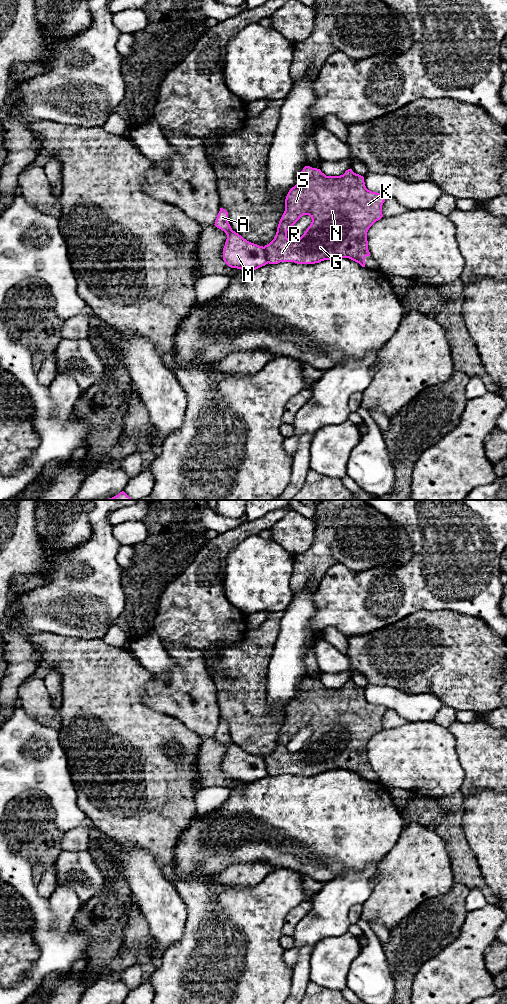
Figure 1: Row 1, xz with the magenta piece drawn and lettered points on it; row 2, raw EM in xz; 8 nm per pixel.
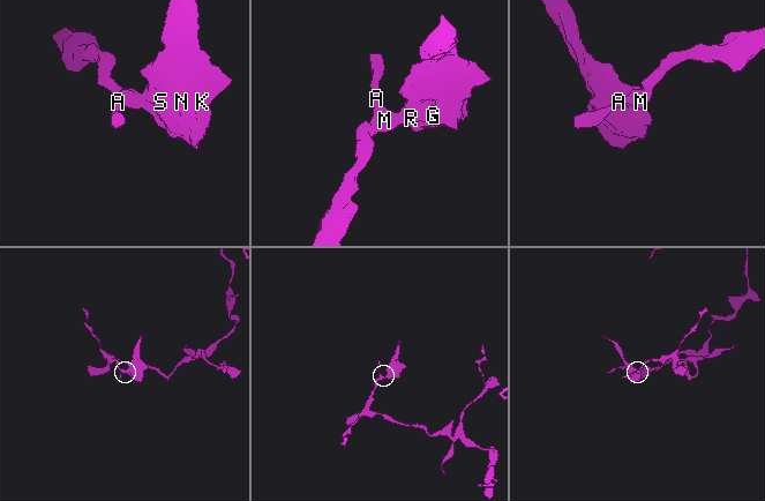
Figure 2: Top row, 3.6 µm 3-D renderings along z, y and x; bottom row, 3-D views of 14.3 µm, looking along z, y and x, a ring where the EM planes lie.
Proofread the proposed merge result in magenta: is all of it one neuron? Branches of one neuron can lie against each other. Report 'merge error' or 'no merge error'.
merge error

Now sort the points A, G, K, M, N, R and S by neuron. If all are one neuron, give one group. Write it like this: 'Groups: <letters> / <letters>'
Groups: A M / G K N R S

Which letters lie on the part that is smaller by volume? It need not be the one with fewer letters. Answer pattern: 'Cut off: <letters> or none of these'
Cut off: G, K, N, R, S

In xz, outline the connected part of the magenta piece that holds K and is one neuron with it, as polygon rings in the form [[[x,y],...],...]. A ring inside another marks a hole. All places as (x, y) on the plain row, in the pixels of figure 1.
[[[305,678],[297,696],[286,708],[285,723],[274,751],[264,758],[268,775],[315,776],[335,770],[349,770],[365,779],[365,769],[370,768],[367,744],[383,729],[382,717],[386,710],[385,706],[368,702],[364,689],[352,681],[340,688],[326,688],[320,681]],[[303,727],[311,729],[310,738],[298,752],[289,752],[287,743]]]

